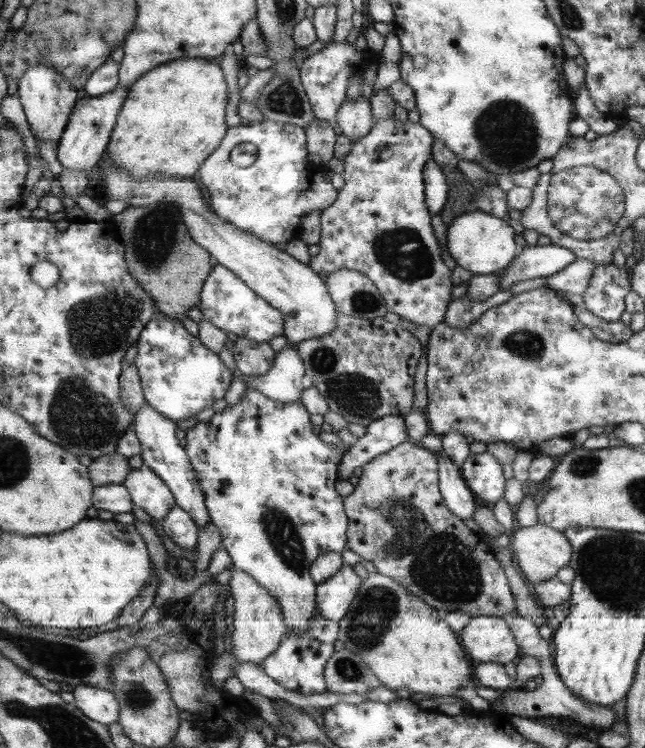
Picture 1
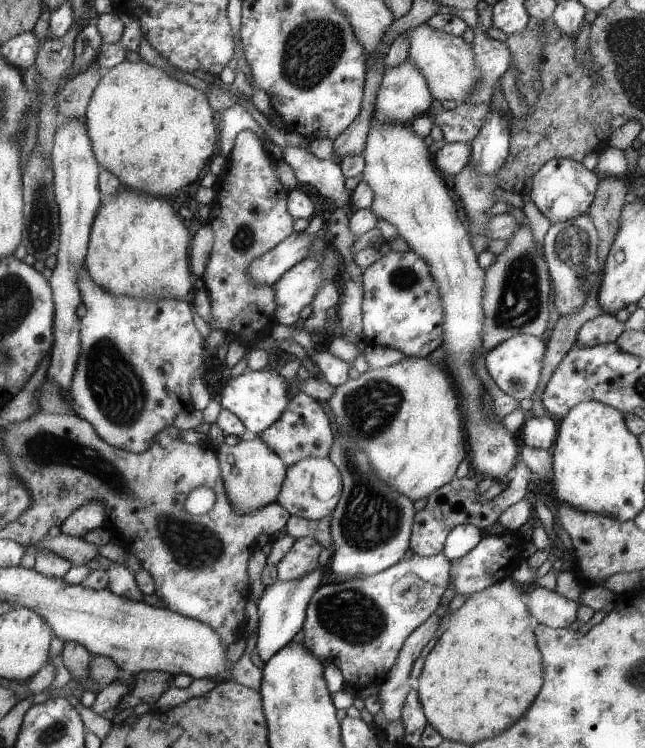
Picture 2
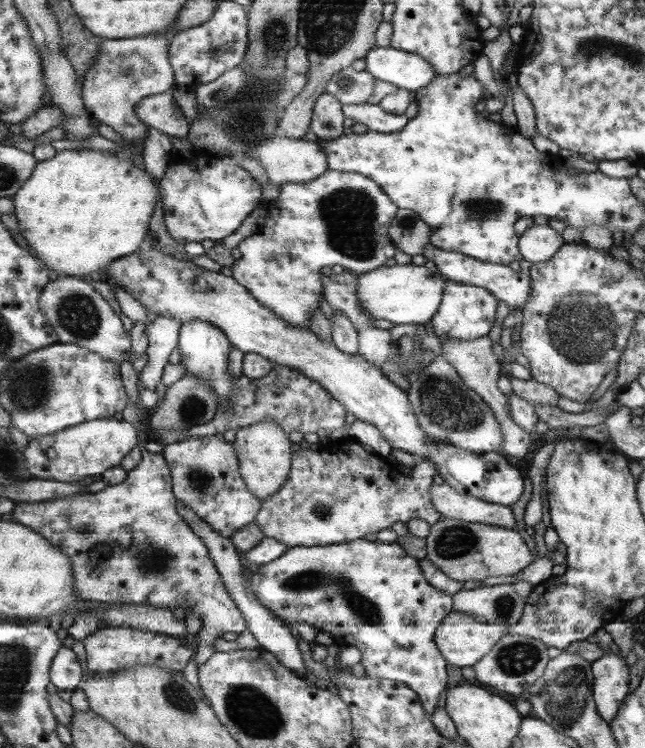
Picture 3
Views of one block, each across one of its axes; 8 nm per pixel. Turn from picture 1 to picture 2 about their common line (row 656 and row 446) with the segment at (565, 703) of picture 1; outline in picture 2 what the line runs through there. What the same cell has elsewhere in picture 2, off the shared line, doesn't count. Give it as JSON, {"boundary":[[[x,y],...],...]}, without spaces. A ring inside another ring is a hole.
{"boundary":[[[546,414],[541,417],[526,417],[523,423],[524,437],[519,441],[522,445],[534,448],[551,450],[557,437],[556,422],[552,415]]]}

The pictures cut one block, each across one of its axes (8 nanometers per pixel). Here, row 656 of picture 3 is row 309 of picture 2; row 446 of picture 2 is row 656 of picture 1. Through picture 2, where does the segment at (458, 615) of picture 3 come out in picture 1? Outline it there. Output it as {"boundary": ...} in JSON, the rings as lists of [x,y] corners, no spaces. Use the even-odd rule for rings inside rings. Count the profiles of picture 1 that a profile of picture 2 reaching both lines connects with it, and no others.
{"boundary":[[[471,617],[460,638],[474,662],[508,664],[520,650],[510,625],[503,617]]]}

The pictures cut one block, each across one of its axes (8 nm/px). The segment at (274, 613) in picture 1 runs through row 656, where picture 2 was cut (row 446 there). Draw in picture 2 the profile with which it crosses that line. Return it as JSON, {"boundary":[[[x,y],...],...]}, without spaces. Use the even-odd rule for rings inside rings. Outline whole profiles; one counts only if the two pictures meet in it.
{"boundary":[[[260,435],[250,439],[242,439],[238,445],[222,443],[216,446],[220,473],[224,478],[227,495],[232,508],[238,515],[248,515],[259,511],[270,503],[276,503],[279,492],[283,490],[283,482],[287,476],[287,465],[266,443]]]}

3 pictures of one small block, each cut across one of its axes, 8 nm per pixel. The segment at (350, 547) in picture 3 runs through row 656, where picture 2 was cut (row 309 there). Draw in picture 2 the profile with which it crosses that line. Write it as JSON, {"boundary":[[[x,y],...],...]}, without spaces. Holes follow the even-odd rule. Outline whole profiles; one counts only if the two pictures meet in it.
{"boundary":[[[391,251],[365,268],[364,294],[361,325],[368,344],[394,348],[406,357],[428,357],[443,344],[445,310],[440,288],[414,251]]]}

